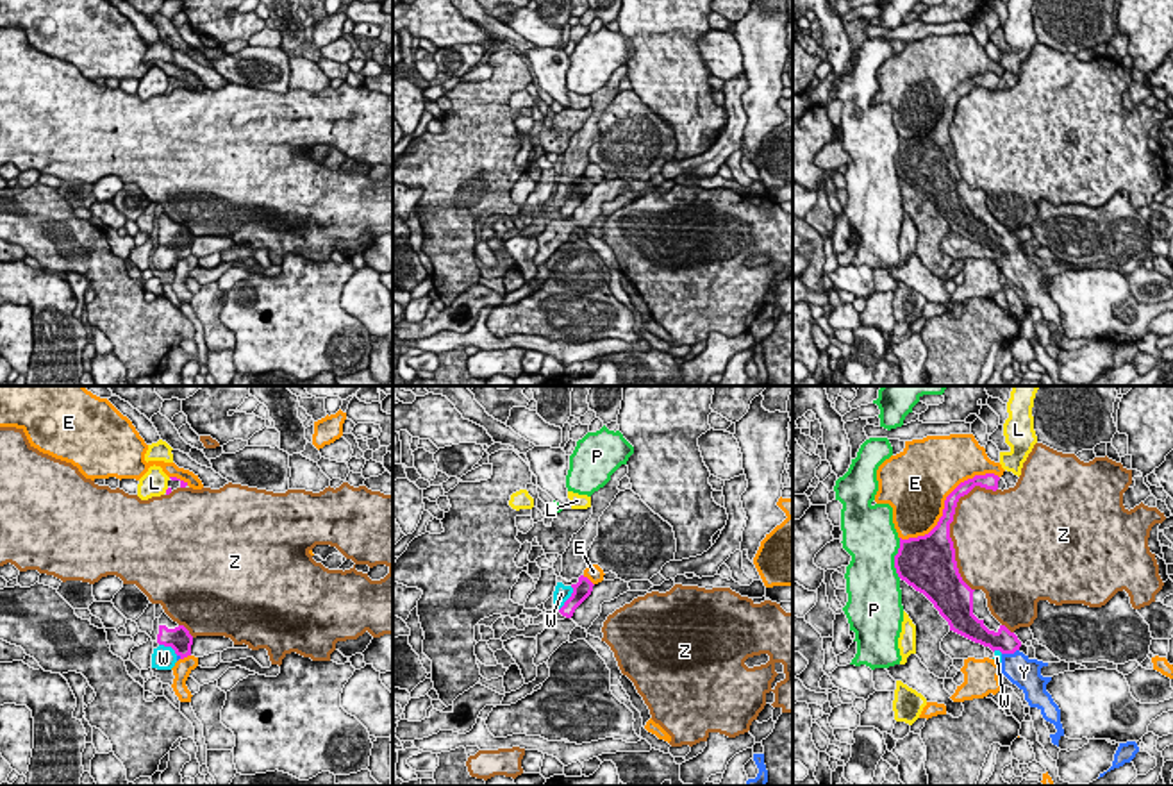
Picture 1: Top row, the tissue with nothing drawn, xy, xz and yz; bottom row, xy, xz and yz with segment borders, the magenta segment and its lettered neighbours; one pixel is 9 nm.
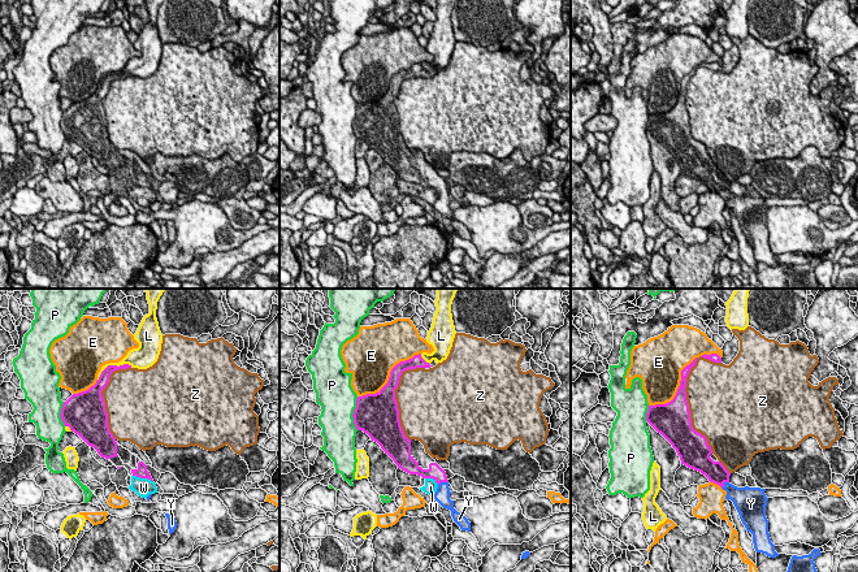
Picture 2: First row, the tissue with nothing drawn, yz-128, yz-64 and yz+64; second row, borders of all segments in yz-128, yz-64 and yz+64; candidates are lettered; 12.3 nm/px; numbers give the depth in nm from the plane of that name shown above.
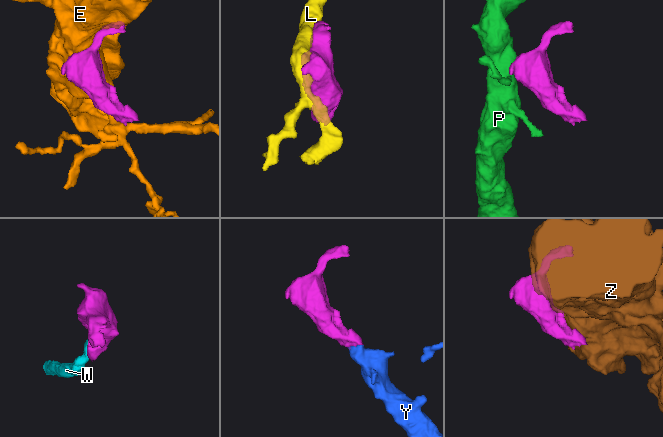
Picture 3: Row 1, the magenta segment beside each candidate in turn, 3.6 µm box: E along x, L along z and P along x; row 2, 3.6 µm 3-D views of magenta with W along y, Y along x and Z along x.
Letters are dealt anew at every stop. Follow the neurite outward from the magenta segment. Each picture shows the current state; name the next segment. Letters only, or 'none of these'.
Y

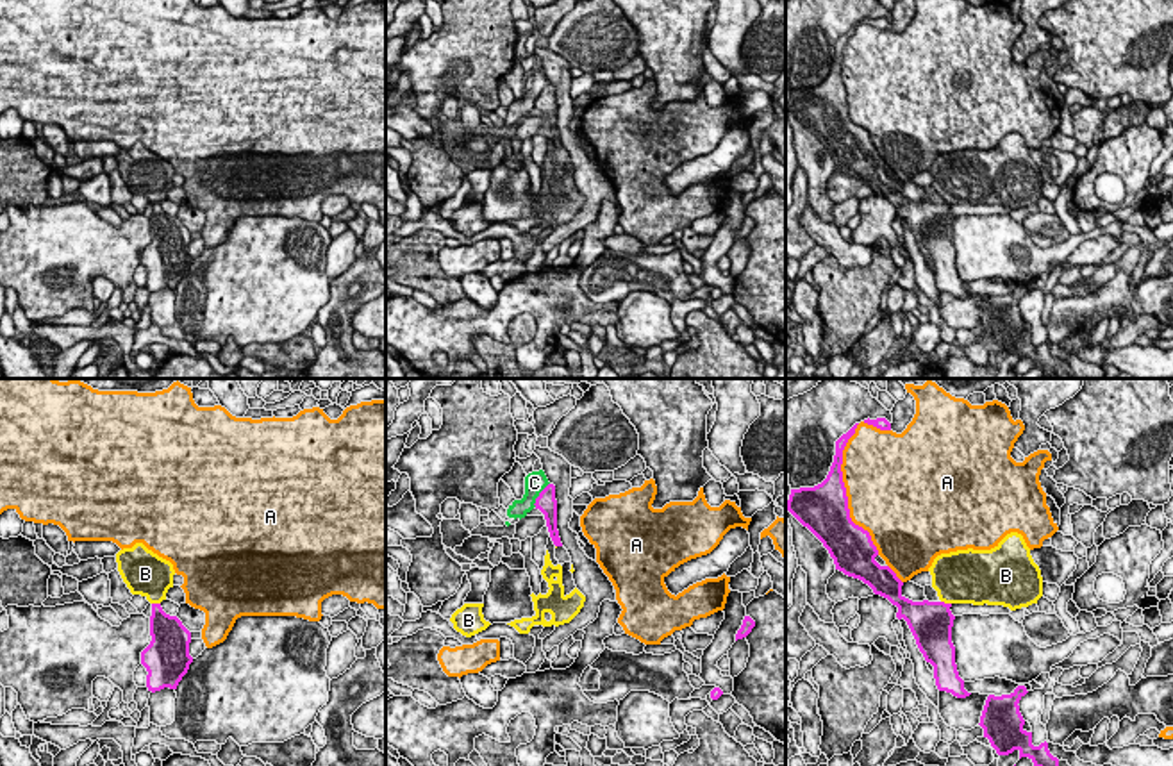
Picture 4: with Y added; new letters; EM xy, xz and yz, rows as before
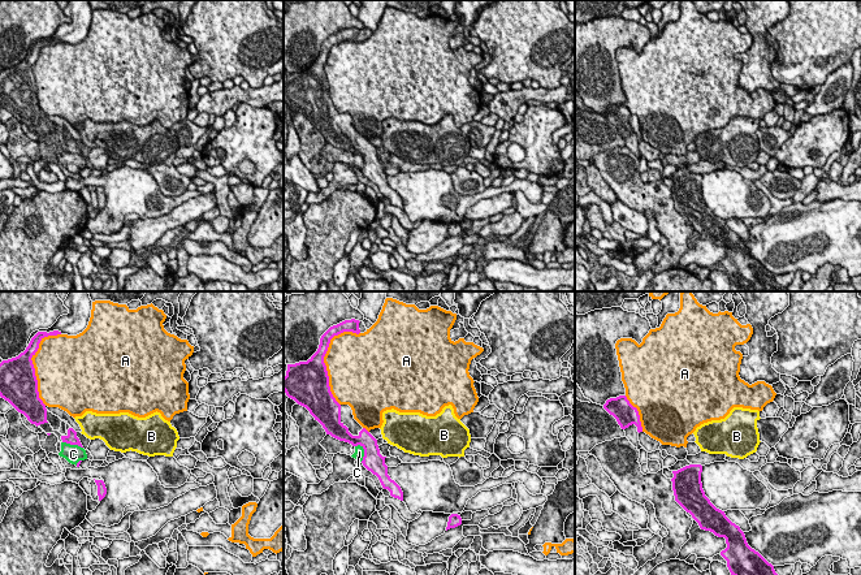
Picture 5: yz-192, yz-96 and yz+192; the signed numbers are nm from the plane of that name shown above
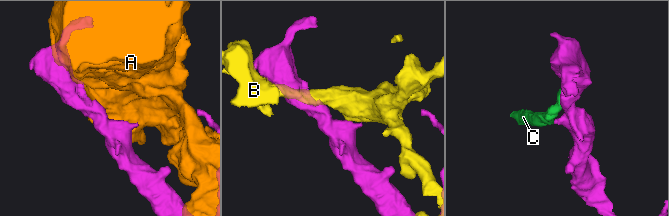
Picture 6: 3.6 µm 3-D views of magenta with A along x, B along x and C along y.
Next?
none of these

